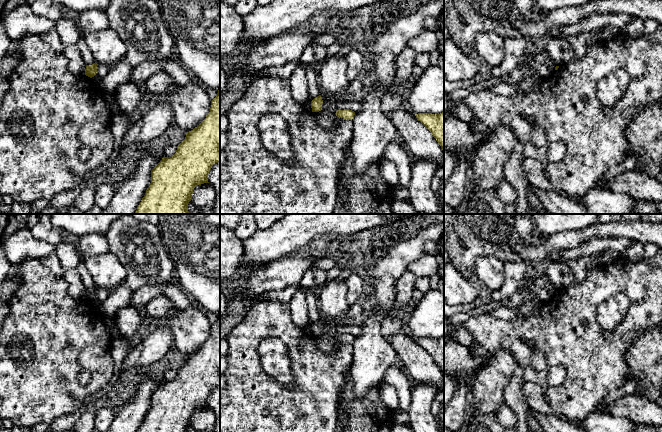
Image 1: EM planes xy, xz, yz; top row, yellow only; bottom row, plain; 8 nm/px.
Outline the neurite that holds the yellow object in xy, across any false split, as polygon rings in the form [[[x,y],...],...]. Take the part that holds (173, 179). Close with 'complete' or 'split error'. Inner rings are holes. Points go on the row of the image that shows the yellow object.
[[[220,89],[218,90],[217,96],[211,101],[210,112],[206,118],[193,130],[187,132],[185,139],[177,146],[176,153],[171,157],[163,157],[162,160],[152,169],[151,171],[151,183],[146,190],[144,197],[142,198],[135,214],[189,214],[188,204],[192,200],[192,193],[196,186],[209,183],[208,174],[212,166],[220,162]]]; complete

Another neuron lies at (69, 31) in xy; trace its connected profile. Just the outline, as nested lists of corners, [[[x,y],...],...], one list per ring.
[[[62,16],[56,22],[56,31],[60,36],[63,46],[76,45],[83,35],[78,24],[65,16]]]

